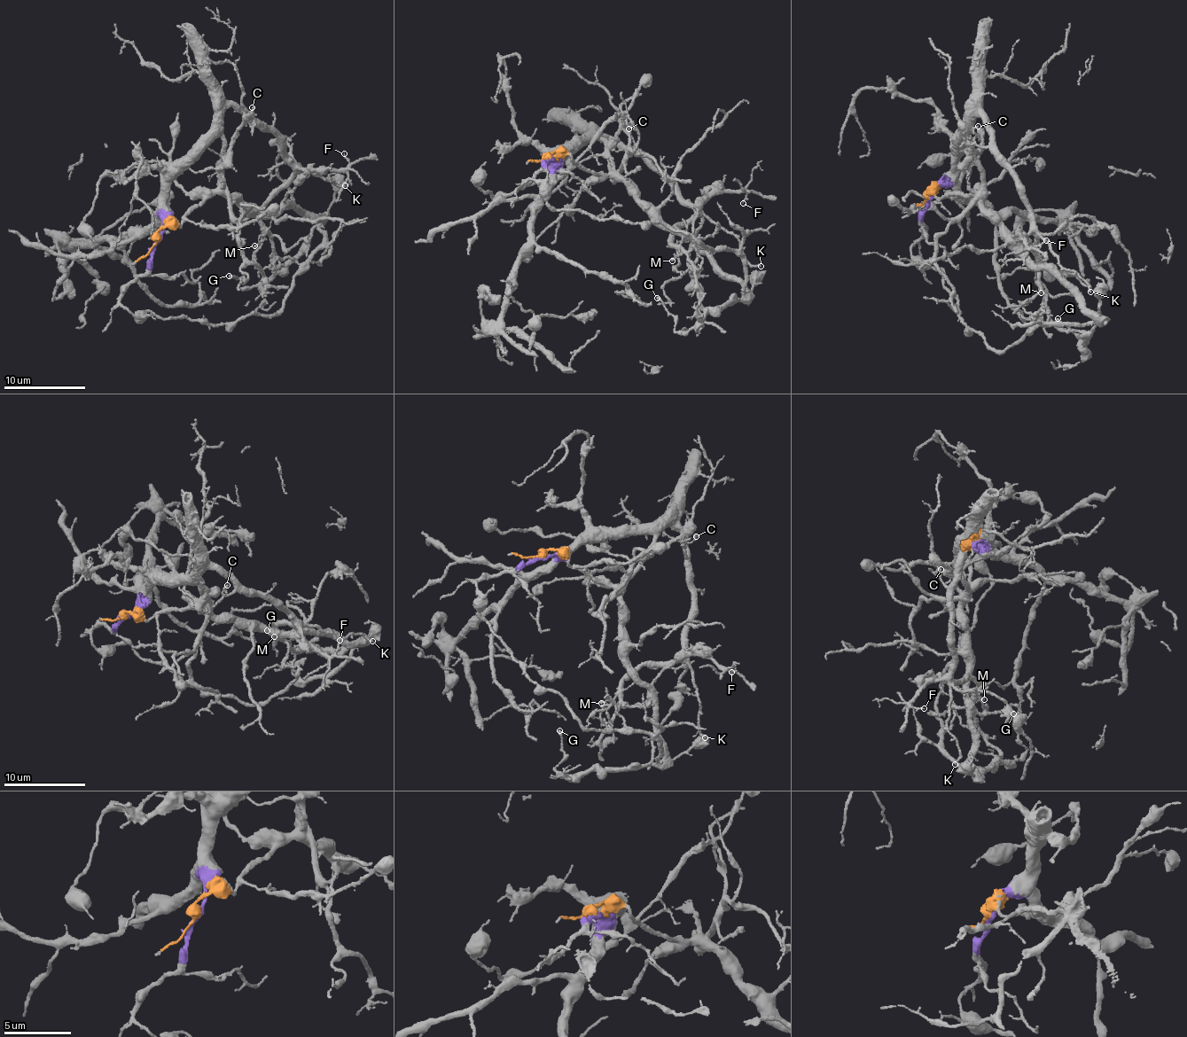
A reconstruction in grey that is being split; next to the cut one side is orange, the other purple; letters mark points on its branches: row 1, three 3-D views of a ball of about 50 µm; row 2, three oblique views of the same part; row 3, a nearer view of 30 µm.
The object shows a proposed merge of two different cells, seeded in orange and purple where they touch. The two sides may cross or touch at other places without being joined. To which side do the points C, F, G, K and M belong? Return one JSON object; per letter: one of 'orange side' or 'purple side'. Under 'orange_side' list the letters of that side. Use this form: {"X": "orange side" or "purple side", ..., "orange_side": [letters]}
{"C": "purple side", "F": "purple side", "G": "orange side", "K": "purple side", "M": "orange side", "orange_side": ["G", "M"]}

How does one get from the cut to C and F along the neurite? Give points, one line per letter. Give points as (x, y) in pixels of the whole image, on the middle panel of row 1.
C: (549, 159), (556, 163), (554, 155), (588, 132), (629, 148), (635, 140), (628, 134), (628, 128)
F: (549, 159), (556, 163), (554, 155), (588, 132), (639, 151), (677, 197), (694, 204), (743, 191), (743, 203)

